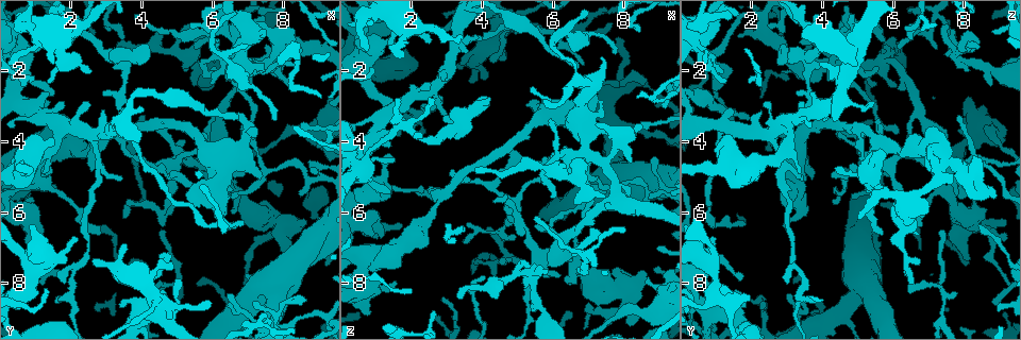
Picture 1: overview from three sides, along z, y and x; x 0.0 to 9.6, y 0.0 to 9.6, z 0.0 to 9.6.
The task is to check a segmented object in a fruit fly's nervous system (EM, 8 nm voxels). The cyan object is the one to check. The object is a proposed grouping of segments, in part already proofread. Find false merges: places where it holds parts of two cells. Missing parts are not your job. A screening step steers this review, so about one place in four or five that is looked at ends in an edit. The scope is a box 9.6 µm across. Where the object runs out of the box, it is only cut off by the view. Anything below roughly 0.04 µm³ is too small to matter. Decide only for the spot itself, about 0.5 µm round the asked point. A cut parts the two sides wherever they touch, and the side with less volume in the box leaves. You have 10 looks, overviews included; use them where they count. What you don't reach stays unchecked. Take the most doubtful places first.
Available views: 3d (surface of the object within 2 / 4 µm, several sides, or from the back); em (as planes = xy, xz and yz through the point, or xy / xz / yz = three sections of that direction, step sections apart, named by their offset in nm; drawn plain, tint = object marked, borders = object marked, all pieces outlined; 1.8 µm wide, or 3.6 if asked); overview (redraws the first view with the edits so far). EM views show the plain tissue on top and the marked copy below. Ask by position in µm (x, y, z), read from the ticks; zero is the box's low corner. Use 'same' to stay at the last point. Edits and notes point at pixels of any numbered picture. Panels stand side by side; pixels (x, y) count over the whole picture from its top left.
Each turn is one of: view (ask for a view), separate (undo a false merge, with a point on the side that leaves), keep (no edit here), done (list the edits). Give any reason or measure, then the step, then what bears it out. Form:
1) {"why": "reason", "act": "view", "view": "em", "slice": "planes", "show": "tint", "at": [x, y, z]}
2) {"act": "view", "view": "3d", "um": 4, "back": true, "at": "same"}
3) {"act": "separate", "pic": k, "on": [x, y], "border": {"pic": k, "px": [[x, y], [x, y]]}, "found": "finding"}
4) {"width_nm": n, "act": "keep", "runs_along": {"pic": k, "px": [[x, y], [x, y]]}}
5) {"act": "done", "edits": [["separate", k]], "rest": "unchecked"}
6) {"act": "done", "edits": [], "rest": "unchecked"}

{"act": "view", "view": "em", "slice": "xy", "step": 16, "show": "tint", "at": [3.45, 3.65, 4.95]}

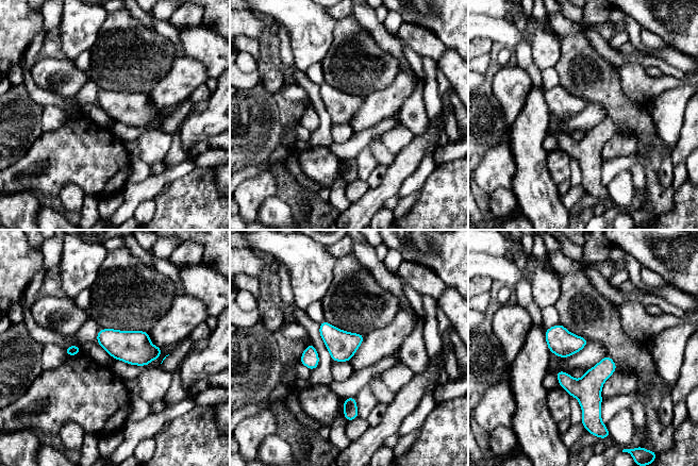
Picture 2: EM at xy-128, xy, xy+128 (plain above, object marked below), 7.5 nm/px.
{"why": "cut it another way", "act": "view", "view": "em", "slice": "planes", "show": "tint", "at": "same"}

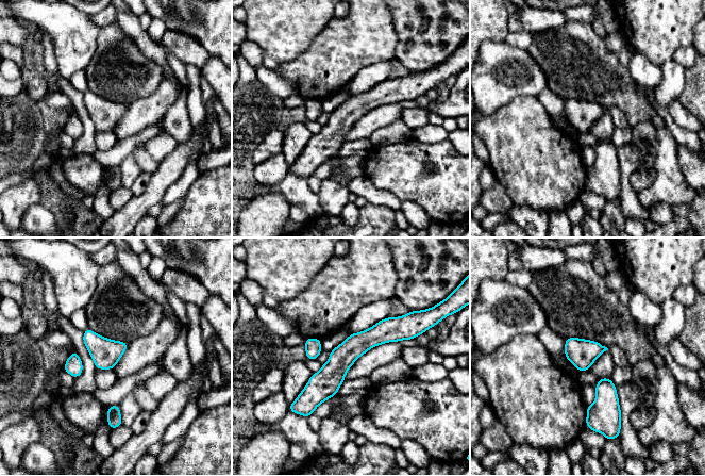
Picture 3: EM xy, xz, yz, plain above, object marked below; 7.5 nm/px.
{"act": "keep", "runs_along": {"pic": 3, "px": [[410, 334], [363, 341], [302, 397]]}, "found": "all the same cell"}

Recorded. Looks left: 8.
{"why": "small branch off a trunk", "act": "view", "view": "3d", "um": 4, "at": [3.30, 3.60, 1.25]}

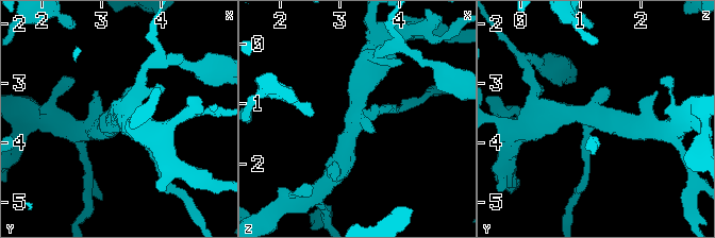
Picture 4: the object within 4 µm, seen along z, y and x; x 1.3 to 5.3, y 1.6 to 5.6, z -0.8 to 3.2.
{"why": "now the EM", "act": "view", "view": "em", "um": 3.6, "slice": "planes", "show": "tint", "at": [3.25, 3.60, 1.20]}

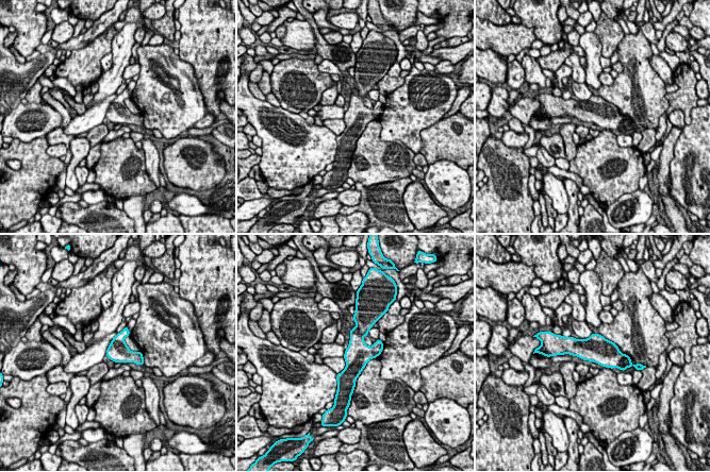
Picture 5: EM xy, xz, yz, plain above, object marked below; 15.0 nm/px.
{"width_nm": 320, "act": "keep", "found": "continuous, no second cell"}

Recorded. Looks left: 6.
{"why": "sudden change in width", "act": "view", "view": "3d", "um": 2, "at": [6.80, 5.60, 7.70]}

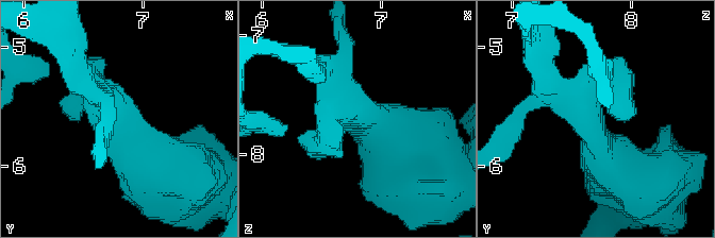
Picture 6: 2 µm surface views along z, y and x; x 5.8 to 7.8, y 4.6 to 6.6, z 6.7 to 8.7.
{"why": "now the EM", "act": "view", "view": "em", "um": 3.6, "slice": "xz", "step": 8, "show": "tint", "at": [6.80, 5.58, 7.66]}

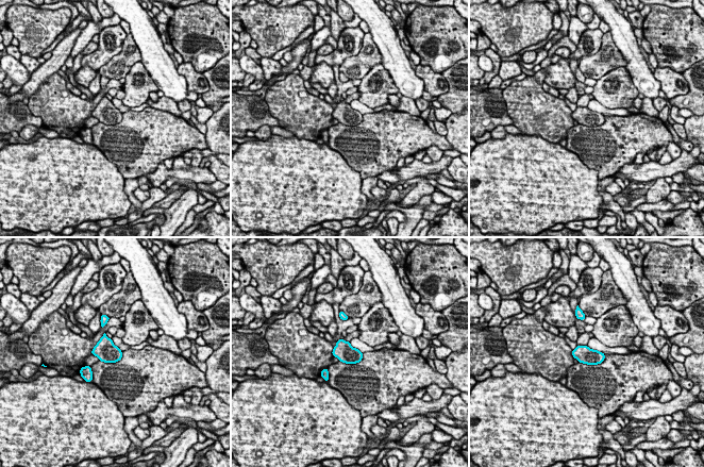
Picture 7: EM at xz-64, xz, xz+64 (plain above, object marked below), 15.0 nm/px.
{"act": "view", "view": "em", "um": 3.6, "slice": "planes", "show": "tint", "at": "same"}

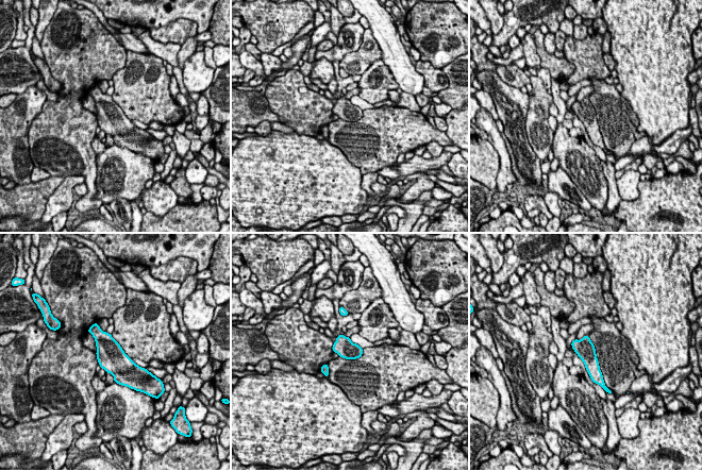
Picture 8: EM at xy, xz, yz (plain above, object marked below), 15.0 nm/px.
{"act": "keep", "found": "one cell here"}

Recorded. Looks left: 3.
{"why": "calibre changes", "act": "view", "view": "em", "um": 3.6, "slice": "planes", "show": "tint", "at": [7.60, 8.00, 5.20]}

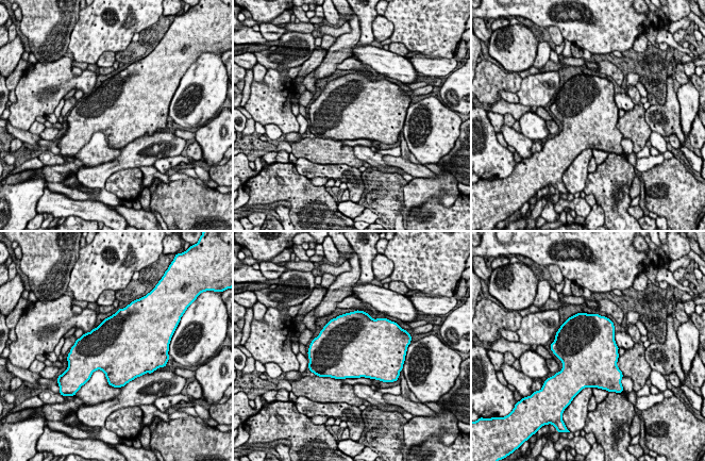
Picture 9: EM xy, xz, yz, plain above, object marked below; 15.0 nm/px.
{"width_nm": 900, "act": "keep", "found": "all the same cell"}

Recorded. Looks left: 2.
{"act": "done", "edits": [], "rest": "unchecked"}

